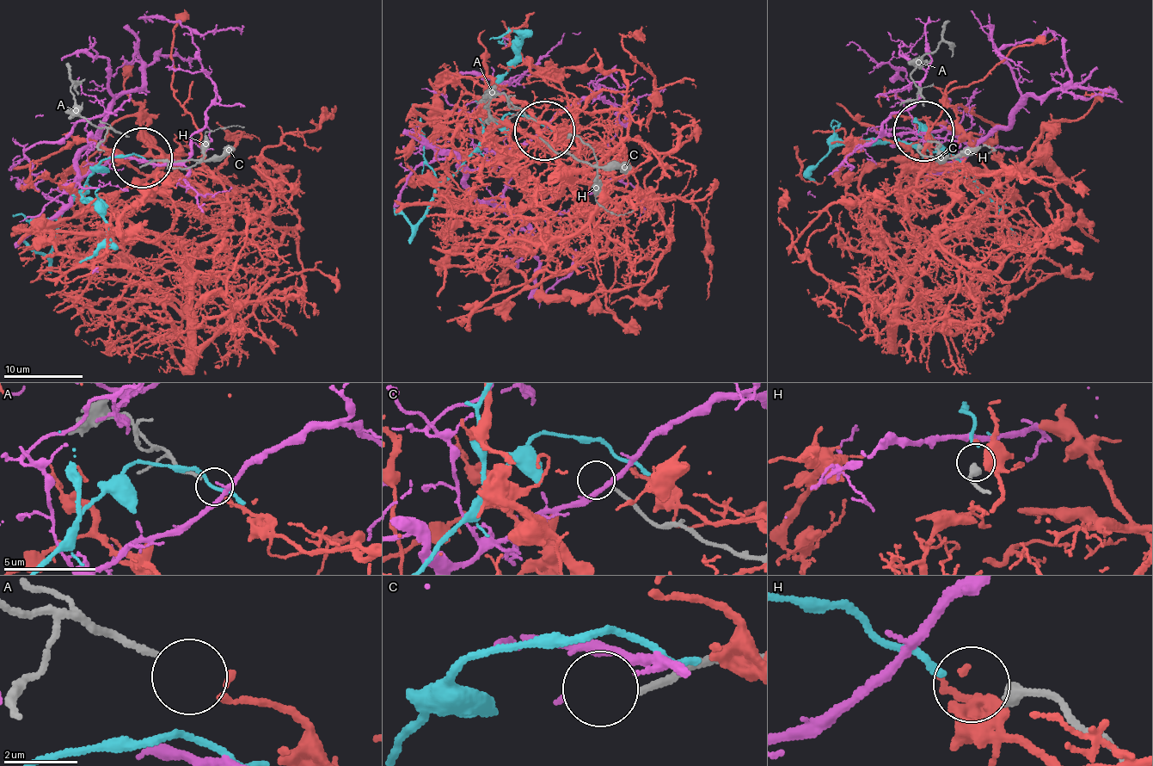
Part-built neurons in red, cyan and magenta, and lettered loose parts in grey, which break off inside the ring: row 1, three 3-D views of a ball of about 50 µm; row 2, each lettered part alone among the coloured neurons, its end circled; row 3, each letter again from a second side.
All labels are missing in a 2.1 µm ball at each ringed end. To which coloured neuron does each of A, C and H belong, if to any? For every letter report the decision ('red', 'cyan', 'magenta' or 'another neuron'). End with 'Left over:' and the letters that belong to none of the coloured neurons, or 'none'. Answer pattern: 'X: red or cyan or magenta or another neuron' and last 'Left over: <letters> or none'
A: red
C: another neuron
H: cyan
Left over: C

